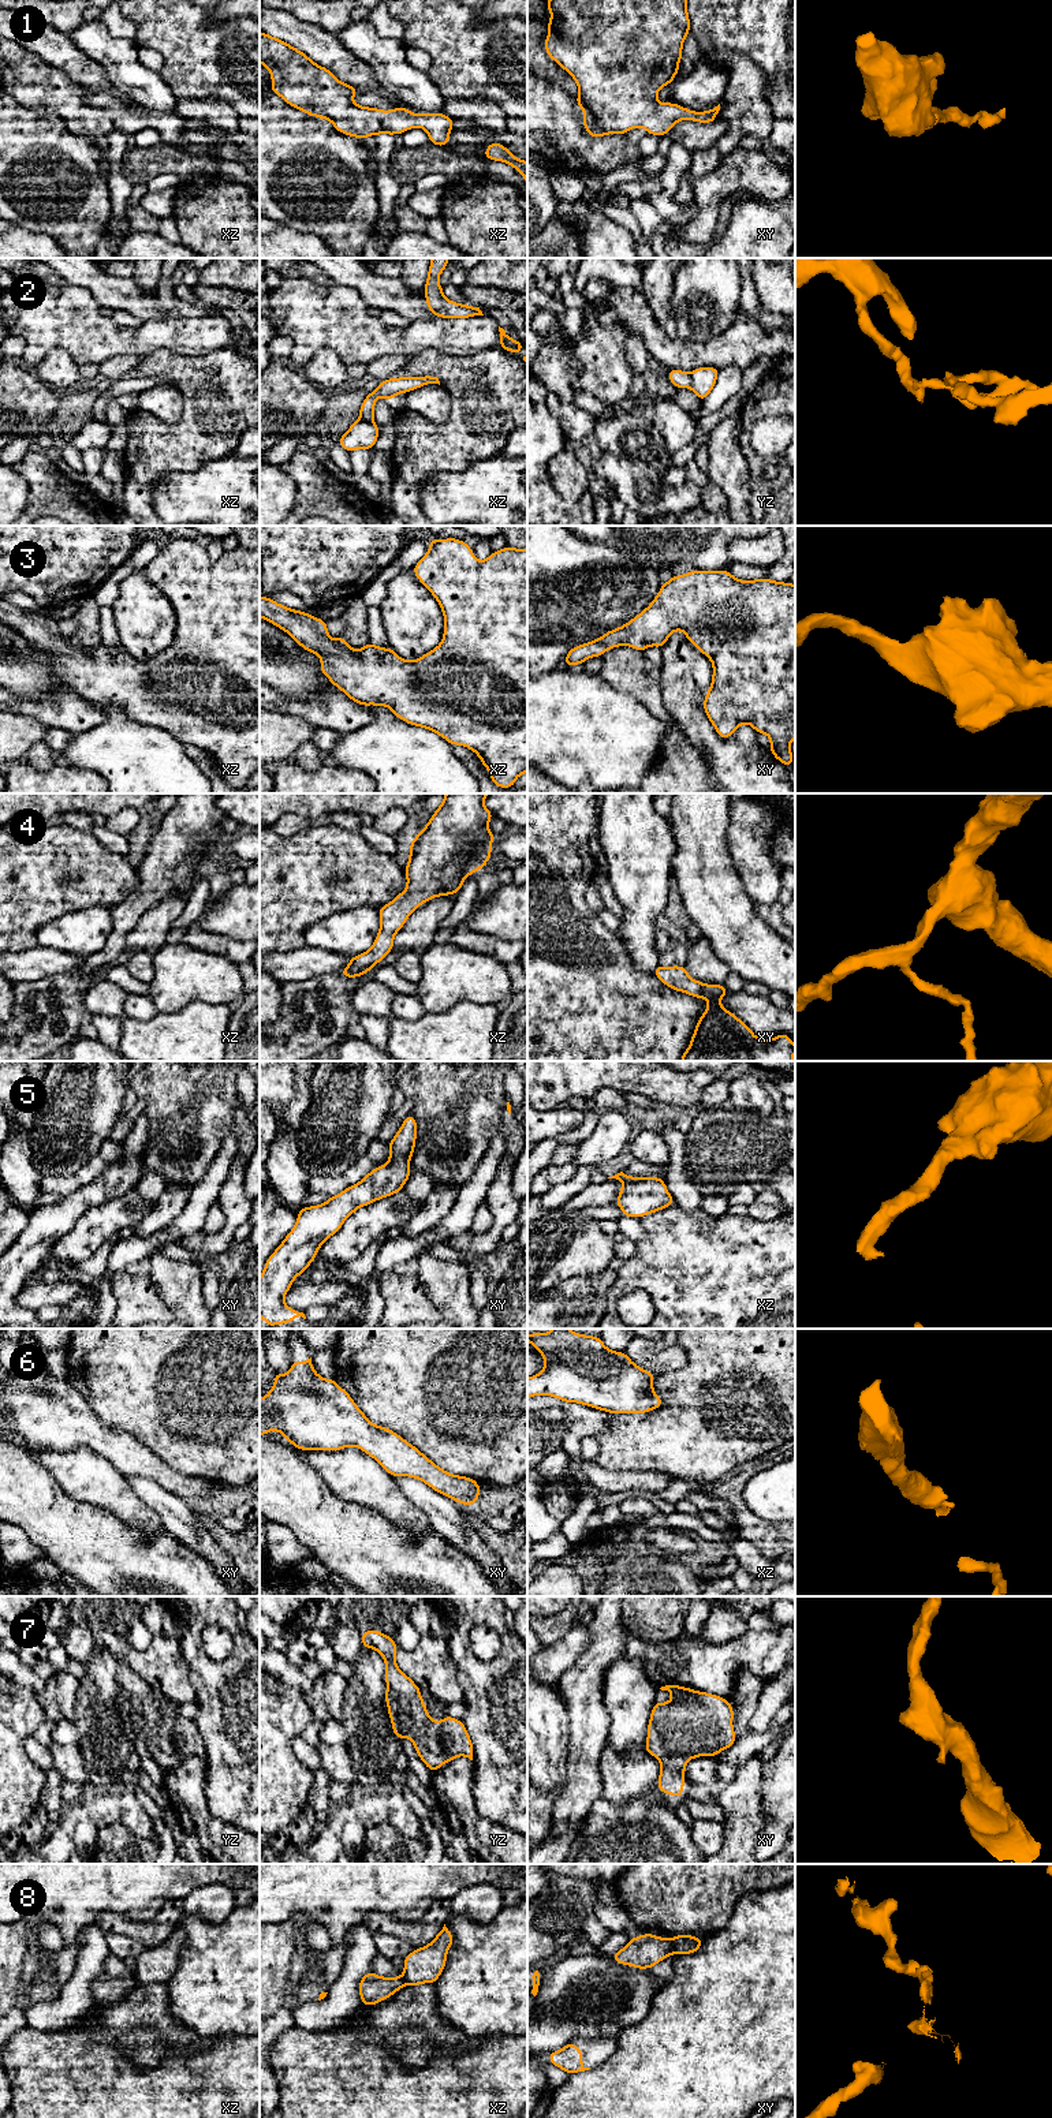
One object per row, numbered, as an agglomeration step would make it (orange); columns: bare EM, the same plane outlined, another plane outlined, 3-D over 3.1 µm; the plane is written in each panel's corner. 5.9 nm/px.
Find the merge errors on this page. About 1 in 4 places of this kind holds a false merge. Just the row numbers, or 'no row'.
2, 8

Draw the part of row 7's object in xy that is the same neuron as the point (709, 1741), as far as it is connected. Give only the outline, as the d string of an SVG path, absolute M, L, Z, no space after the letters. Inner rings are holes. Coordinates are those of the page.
M674 1684L660 1689L669 1691L672 1699L654 1703L645 1751L661 1764L661 1793L682 1797L686 1763L697 1756L713 1757L736 1741L734 1707L721 1696Z

